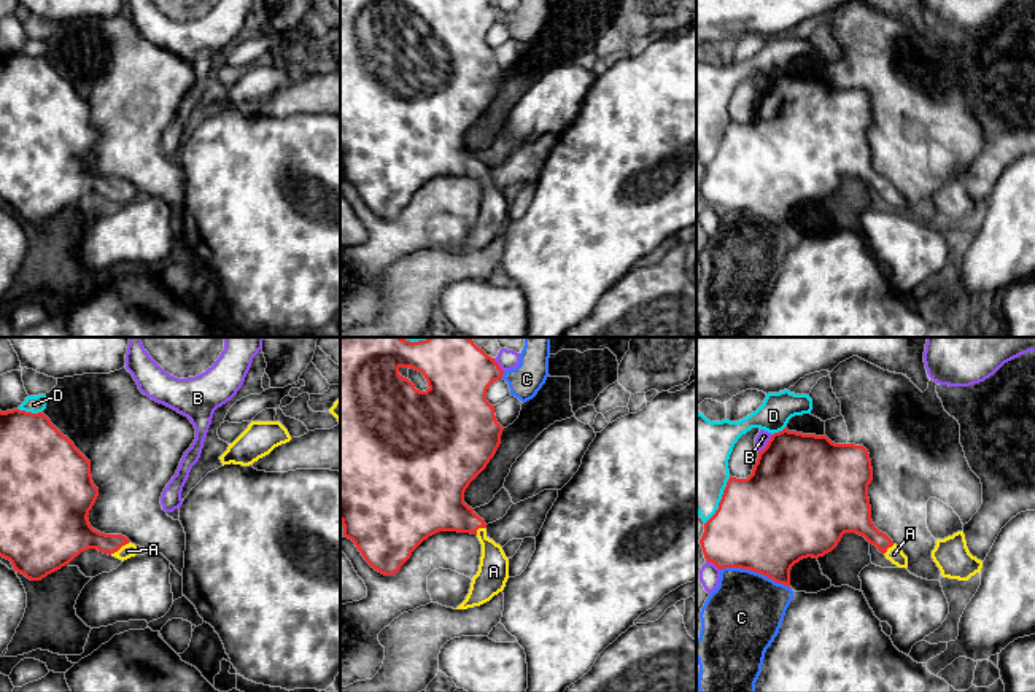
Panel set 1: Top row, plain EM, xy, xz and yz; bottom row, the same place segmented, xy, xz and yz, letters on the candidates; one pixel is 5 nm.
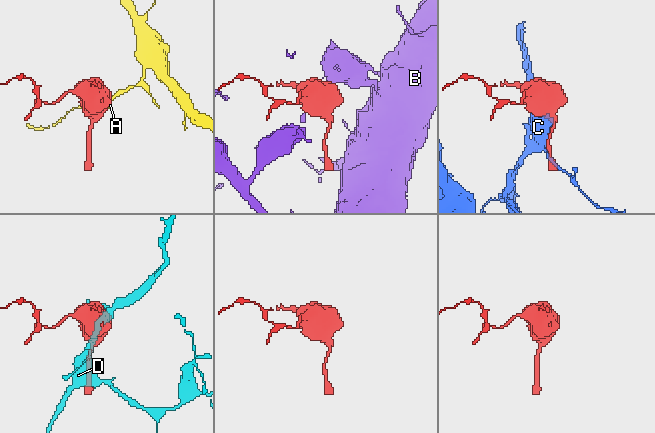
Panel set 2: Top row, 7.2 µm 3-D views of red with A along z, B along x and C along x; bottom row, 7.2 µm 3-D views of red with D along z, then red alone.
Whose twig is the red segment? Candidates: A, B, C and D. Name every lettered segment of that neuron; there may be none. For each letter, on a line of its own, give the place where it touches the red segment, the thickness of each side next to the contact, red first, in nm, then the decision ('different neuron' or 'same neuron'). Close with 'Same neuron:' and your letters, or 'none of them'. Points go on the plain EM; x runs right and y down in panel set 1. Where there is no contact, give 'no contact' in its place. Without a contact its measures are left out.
A: meets red in xy at (120, 191); 200 nm thick on the red side, 70 nm on the other; same neuron
B: meets red in yz at (767, 88); 480 nm thick on the red side, 70 nm on the other; different neuron
C: meets red in yz at (755, 215); 500 nm thick on the red side, 400 nm on the other; different neuron
D: meets red in xy at (31, 56); 380 nm thick on the red side, 90 nm on the other; different neuron
Same neuron: A

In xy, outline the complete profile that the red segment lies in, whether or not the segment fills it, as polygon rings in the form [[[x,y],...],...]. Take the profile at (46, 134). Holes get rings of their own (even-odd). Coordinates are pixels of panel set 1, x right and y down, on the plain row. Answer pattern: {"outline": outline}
{"outline": [[[0,54],[0,200],[10,204],[14,215],[30,224],[41,224],[87,192],[97,192],[122,205],[135,200],[137,189],[126,180],[105,178],[91,170],[87,159],[97,140],[91,105],[43,56]]]}

